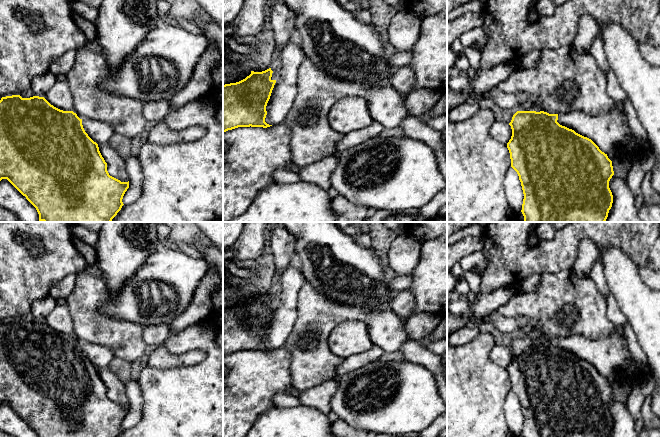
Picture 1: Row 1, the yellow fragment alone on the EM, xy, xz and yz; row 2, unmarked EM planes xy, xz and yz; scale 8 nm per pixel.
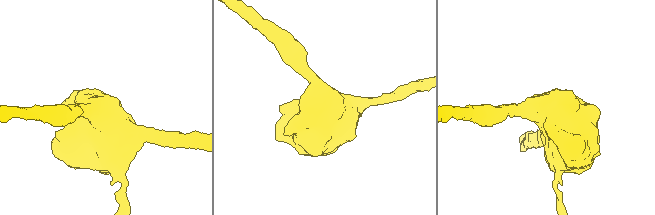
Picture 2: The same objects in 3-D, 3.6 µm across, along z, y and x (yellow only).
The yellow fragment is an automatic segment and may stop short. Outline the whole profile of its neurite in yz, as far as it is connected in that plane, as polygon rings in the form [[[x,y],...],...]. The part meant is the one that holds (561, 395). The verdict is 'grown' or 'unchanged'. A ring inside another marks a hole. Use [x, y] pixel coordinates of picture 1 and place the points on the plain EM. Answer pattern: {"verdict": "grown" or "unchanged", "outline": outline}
{"verdict": "unchanged", "outline": [[[517,335],[509,349],[512,360],[507,367],[511,391],[517,396],[524,423],[522,437],[609,437],[613,419],[609,405],[614,399],[612,385],[589,362],[560,349],[558,338],[544,335]]]}

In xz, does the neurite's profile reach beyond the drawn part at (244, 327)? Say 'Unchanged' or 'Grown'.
Unchanged

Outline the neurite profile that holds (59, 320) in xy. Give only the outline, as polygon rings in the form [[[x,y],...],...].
[[[56,305],[44,322],[60,334],[73,335],[73,321],[67,305]]]

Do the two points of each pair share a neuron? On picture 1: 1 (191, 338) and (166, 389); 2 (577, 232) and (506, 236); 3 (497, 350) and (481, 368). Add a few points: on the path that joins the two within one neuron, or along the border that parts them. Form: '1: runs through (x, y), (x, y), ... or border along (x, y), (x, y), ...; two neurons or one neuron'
1: runs through (209, 349), (210, 361), (184, 387); one neuron
2: runs through (559, 248), (556, 251), (524, 251); one neuron
3: border along (495, 344), (489, 353), (489, 357), (506, 369); two neurons

